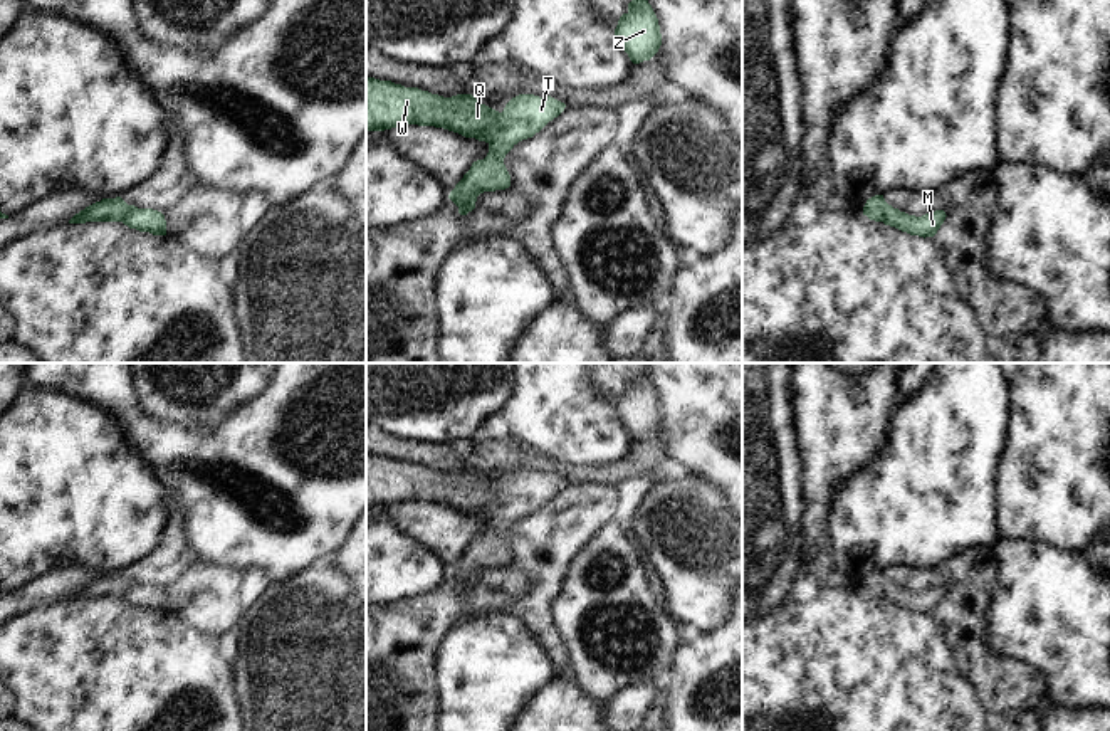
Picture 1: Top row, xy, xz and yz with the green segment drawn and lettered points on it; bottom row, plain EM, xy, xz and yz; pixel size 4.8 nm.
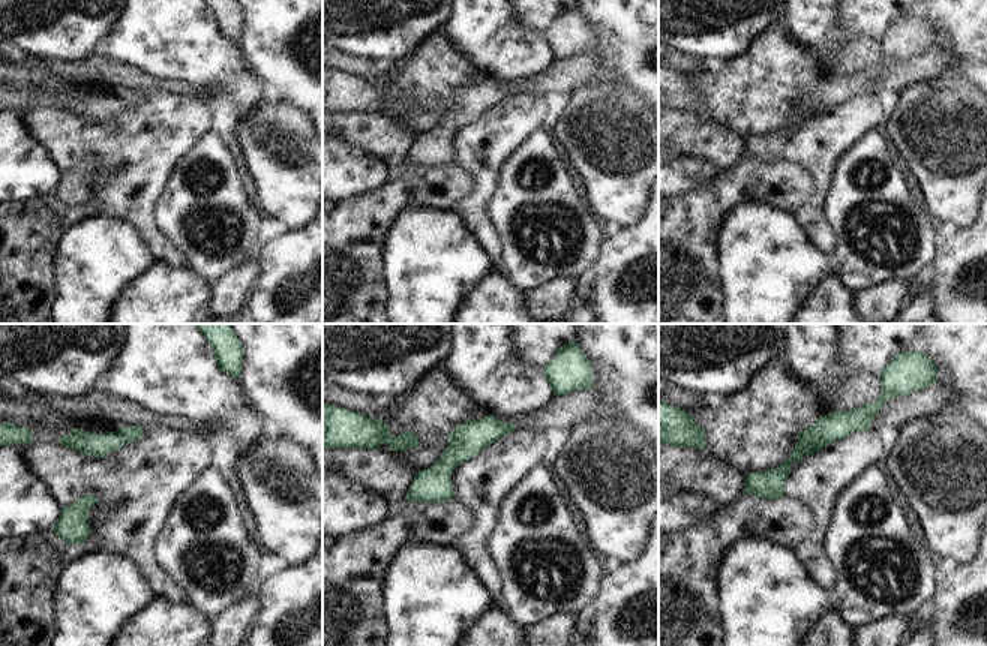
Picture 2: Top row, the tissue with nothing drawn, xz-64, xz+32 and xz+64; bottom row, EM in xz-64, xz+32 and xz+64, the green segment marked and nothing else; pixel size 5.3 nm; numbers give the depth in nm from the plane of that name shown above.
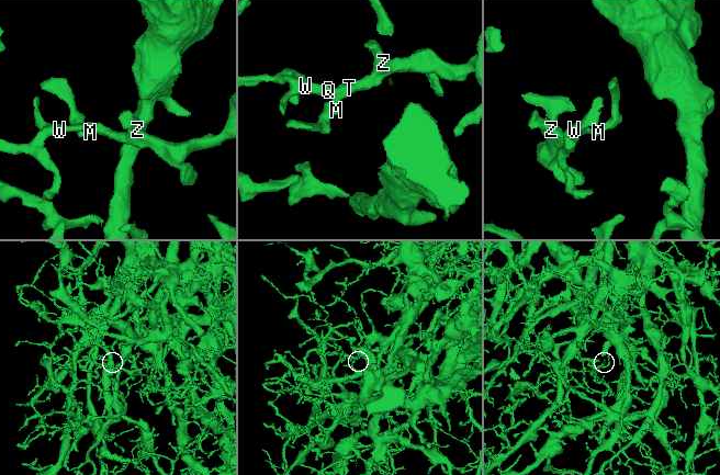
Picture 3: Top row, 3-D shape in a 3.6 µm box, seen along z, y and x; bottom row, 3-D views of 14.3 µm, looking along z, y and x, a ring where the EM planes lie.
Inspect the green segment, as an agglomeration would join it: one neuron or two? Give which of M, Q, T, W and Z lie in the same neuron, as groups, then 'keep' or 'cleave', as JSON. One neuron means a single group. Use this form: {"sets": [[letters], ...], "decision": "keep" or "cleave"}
{"sets": [["M", "Q", "T", "W", "Z"]], "decision": "keep"}

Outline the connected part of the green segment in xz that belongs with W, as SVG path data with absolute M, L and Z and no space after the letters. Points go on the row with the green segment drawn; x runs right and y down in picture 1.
M366 77L366 131L405 124L435 126L489 145L487 156L474 161L448 195L460 215L475 208L480 193L510 187L505 155L519 141L539 133L564 108L564 103L551 96L519 94L499 113L472 94L443 97L418 87Z

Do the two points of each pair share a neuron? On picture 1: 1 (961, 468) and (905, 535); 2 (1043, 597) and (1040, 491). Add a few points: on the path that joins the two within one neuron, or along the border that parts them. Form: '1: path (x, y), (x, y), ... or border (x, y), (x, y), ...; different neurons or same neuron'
1: path (944, 484), (911, 518); same neuron
2: border (1001, 538), (1036, 540), (1060, 550), (1078, 552); different neurons

